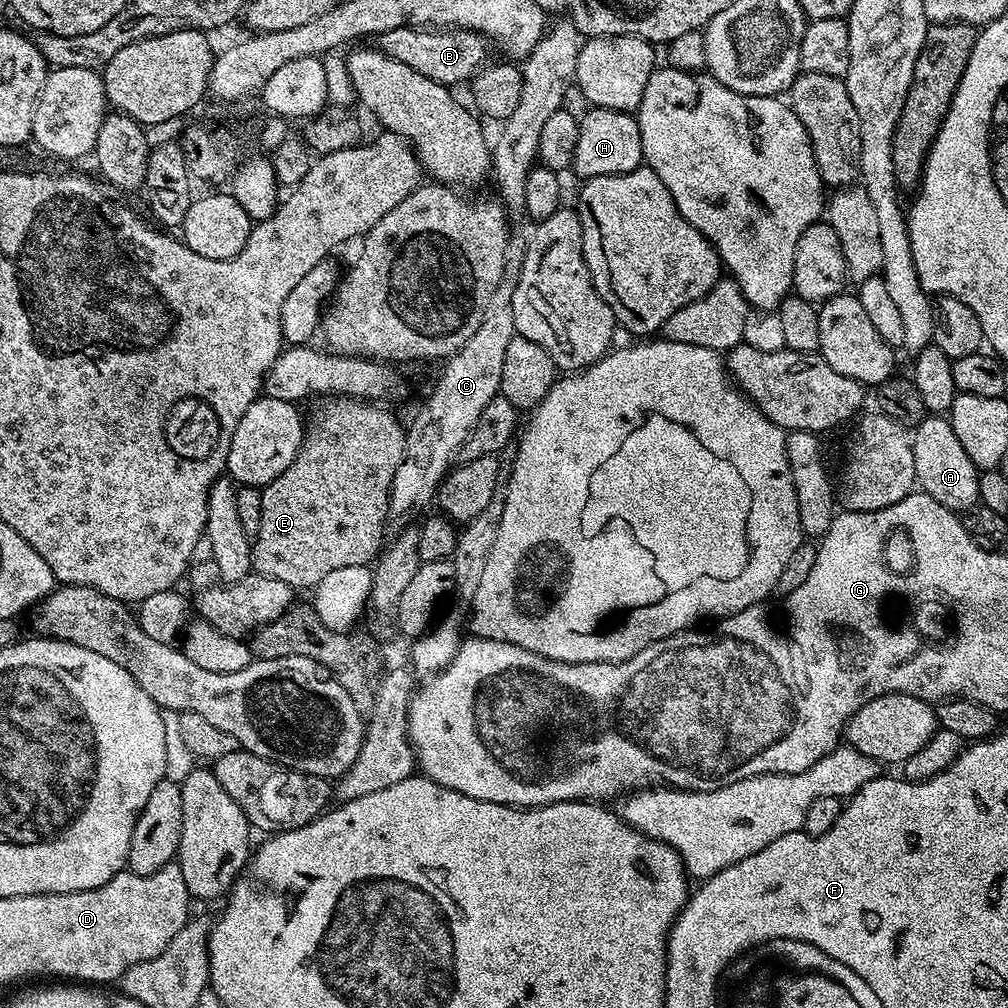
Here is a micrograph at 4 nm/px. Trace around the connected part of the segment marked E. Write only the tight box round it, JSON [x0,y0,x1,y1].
[252,398,405,590]

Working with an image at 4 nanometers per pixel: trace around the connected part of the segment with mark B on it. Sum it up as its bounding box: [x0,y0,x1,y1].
[378,28,490,86]

